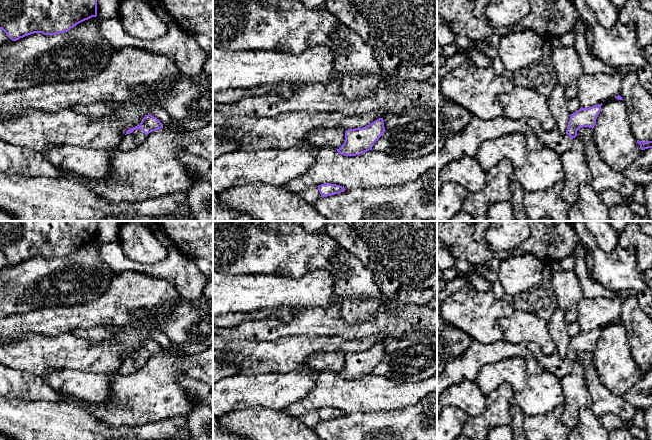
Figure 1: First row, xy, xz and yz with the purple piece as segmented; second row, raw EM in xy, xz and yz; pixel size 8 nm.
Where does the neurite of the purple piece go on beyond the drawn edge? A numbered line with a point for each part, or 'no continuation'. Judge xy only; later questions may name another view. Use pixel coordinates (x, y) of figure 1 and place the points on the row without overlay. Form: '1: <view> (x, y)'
1: xy (130, 365)

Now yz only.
1: yz (467, 366)

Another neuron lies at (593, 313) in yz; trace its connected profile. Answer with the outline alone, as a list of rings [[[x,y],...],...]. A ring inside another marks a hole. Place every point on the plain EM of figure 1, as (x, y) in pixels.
[[[583,298],[578,304],[577,322],[581,331],[590,332],[620,319],[622,299],[620,298]]]

